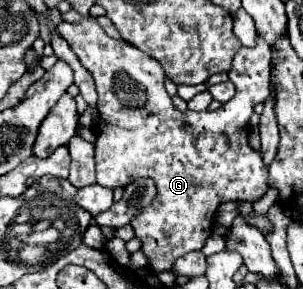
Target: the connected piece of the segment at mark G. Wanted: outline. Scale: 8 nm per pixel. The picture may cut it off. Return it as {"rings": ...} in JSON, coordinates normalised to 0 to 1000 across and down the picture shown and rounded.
{"rings":[[[267,59],[254,80],[201,73],[188,114],[228,149],[267,225],[300,253],[320,294],[320,481],[314,481],[314,612],[320,633],[360,654],[419,647],[446,619],[492,612],[512,626],[518,675],[498,709],[472,716],[439,758],[432,785],[446,820],[465,834],[465,869],[492,896],[485,931],[498,945],[571,938],[571,910],[624,869],[657,869],[703,799],[703,751],[736,696],[848,696],[881,661],[888,592],[855,550],[855,522],[835,522],[815,495],[822,481],[822,412],[835,370],[875,349],[888,315],[888,246],[894,246],[894,163],[848,121],[842,163],[795,163],[776,190],[756,277],[776,294],[776,336],[729,363],[716,384],[584,384],[558,322],[545,315],[545,246],[531,225],[432,163],[406,135],[366,135],[314,59]]]}

